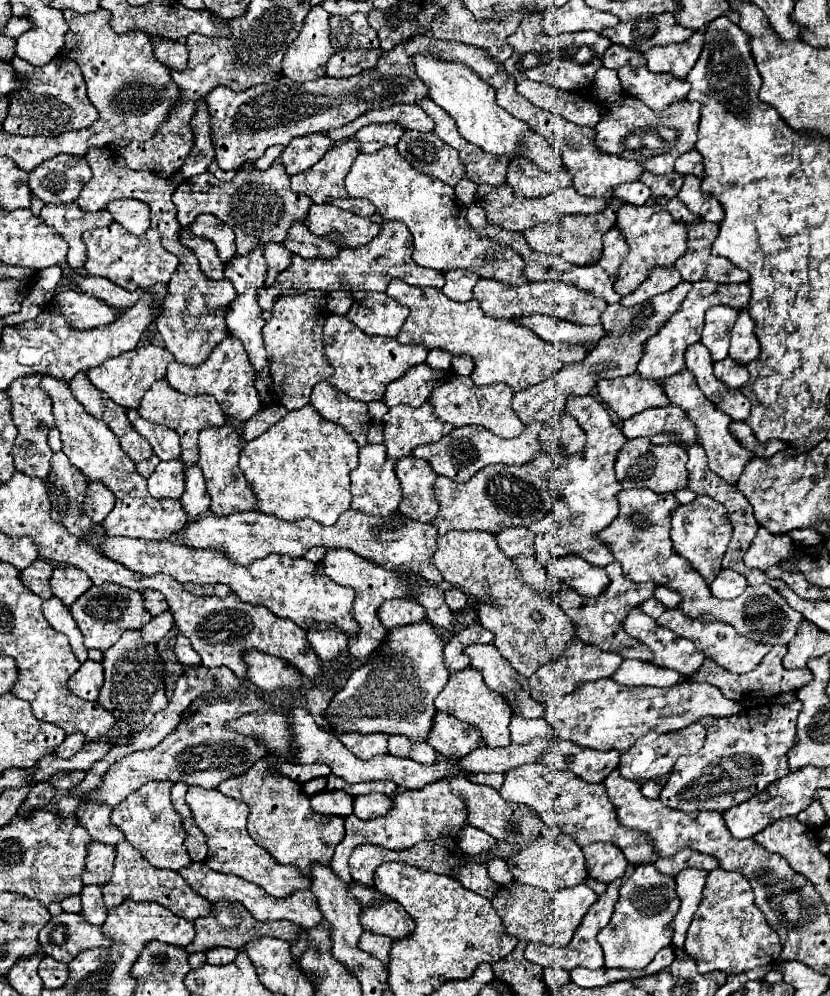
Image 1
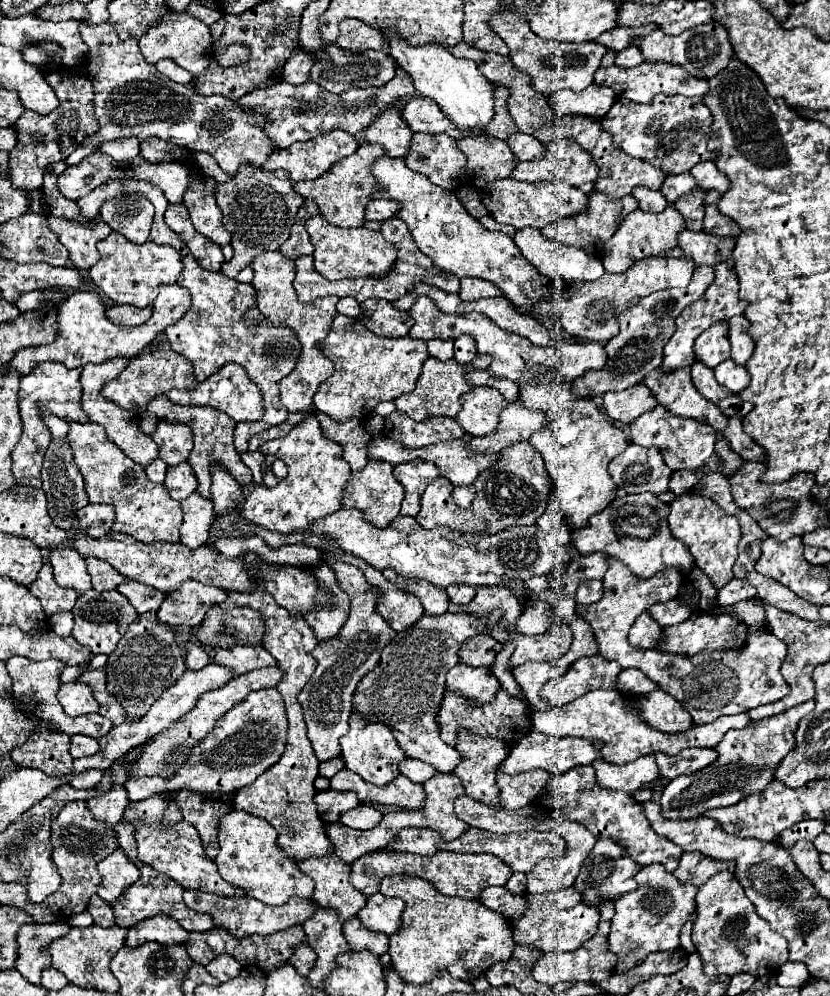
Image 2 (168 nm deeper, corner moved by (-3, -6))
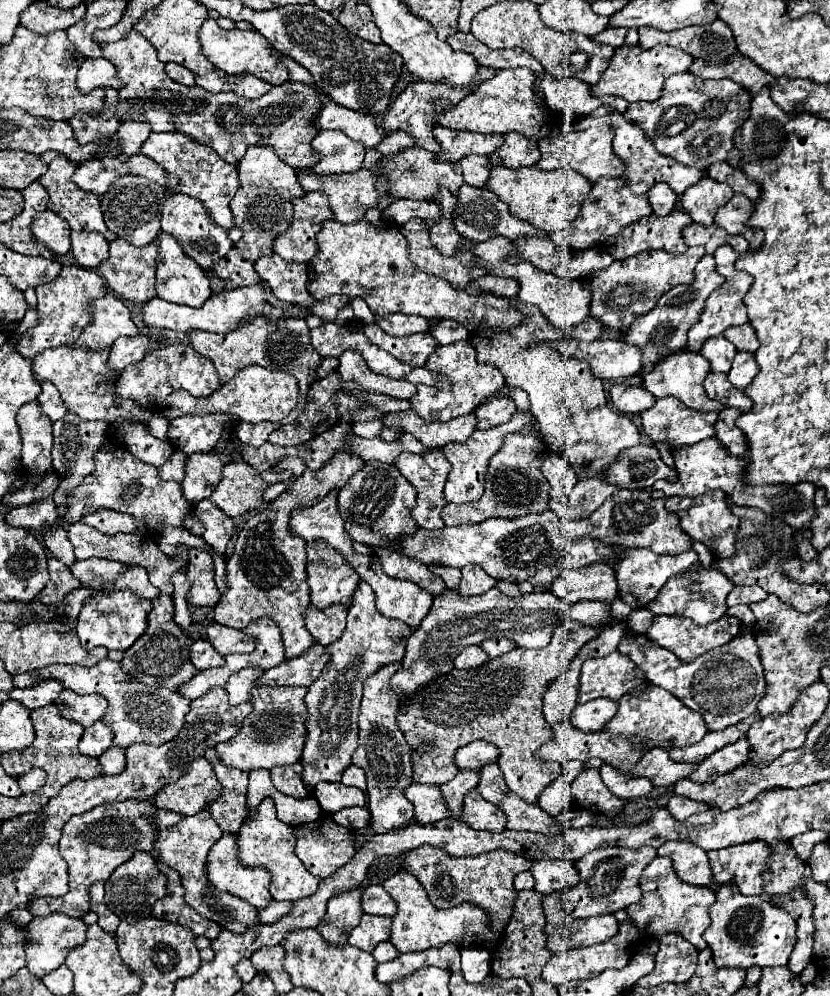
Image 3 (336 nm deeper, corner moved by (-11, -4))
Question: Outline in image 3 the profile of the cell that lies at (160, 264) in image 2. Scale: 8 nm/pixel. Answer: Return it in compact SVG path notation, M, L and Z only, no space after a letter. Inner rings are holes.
M115 239L109 243L109 259L97 267L97 273L105 279L107 287L115 291L115 295L129 299L133 303L147 303L155 297L155 259L157 245L149 243L147 247L135 247L125 239Z

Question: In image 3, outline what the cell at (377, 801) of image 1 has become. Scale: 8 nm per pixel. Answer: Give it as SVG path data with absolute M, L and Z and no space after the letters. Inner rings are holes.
M347 807L347 809L341 809L339 813L333 813L333 821L351 829L351 831L357 831L357 829L365 829L369 825L369 811L367 807Z

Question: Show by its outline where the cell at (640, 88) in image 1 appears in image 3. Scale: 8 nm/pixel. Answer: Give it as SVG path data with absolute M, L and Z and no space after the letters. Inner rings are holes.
M623 45L619 49L615 49L615 55L613 55L607 71L599 79L599 83L591 85L591 95L595 95L595 97L615 95L615 97L623 97L629 103L657 101L661 97L665 79L671 77L673 73L689 71L691 63L693 63L693 57L689 53L685 53L683 49L669 47L669 45L657 45L649 51L639 49L639 47L633 49L633 45Z

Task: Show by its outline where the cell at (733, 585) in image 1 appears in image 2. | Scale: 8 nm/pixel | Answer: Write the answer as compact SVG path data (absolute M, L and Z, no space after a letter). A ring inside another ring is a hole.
M731 579L723 589L719 589L719 593L717 593L717 603L723 605L723 607L729 607L729 605L735 605L737 601L751 599L751 597L755 597L755 595L757 595L757 591L755 591L755 587L753 587L749 581Z

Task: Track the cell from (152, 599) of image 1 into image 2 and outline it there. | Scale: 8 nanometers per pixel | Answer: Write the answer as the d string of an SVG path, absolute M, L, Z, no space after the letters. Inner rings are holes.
M127 581L121 587L117 587L127 599L129 603L137 609L139 615L147 613L147 611L159 611L159 603L163 603L165 595L155 591L155 587L147 587L139 581Z

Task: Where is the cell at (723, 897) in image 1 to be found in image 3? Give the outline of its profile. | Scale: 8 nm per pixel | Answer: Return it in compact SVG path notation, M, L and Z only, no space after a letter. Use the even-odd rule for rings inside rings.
M723 883L719 891L715 893L717 901L711 905L709 915L711 915L711 925L703 933L703 939L707 941L709 949L713 951L713 959L719 967L739 967L739 969L749 969L753 965L759 967L785 967L789 961L789 955L795 947L795 919L781 907L771 905L763 897L745 897L737 889L735 883Z

